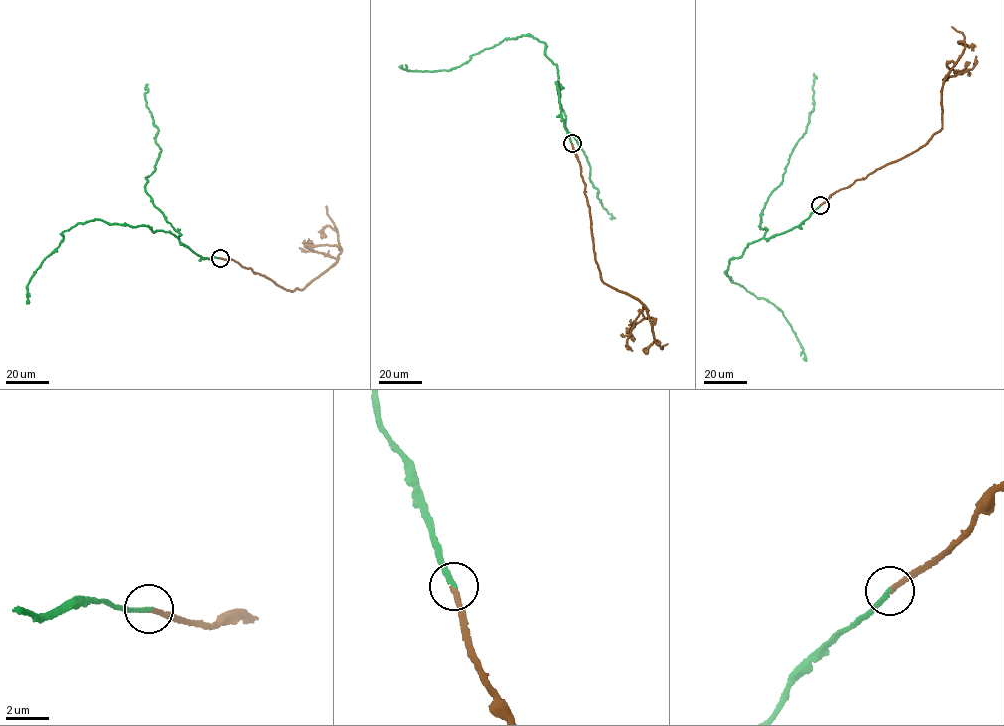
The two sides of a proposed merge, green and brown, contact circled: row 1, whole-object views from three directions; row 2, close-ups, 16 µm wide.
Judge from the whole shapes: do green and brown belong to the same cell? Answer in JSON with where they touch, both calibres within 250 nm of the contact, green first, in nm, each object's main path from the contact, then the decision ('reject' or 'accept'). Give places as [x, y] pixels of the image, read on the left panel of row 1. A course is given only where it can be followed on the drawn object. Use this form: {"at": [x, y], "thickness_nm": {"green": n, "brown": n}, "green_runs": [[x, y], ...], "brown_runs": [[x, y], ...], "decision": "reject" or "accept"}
{"at": [220, 258], "thickness_nm": {"green": 220, "brown": 200}, "green_runs": [[220, 258], [202, 258], [180, 242], [145, 191], [161, 150], [144, 98], [147, 84]], "brown_runs": [[220, 258], [237, 262], [292, 291], [336, 262], [341, 252], [336, 231], [325, 227], [322, 239]], "decision": "accept"}

